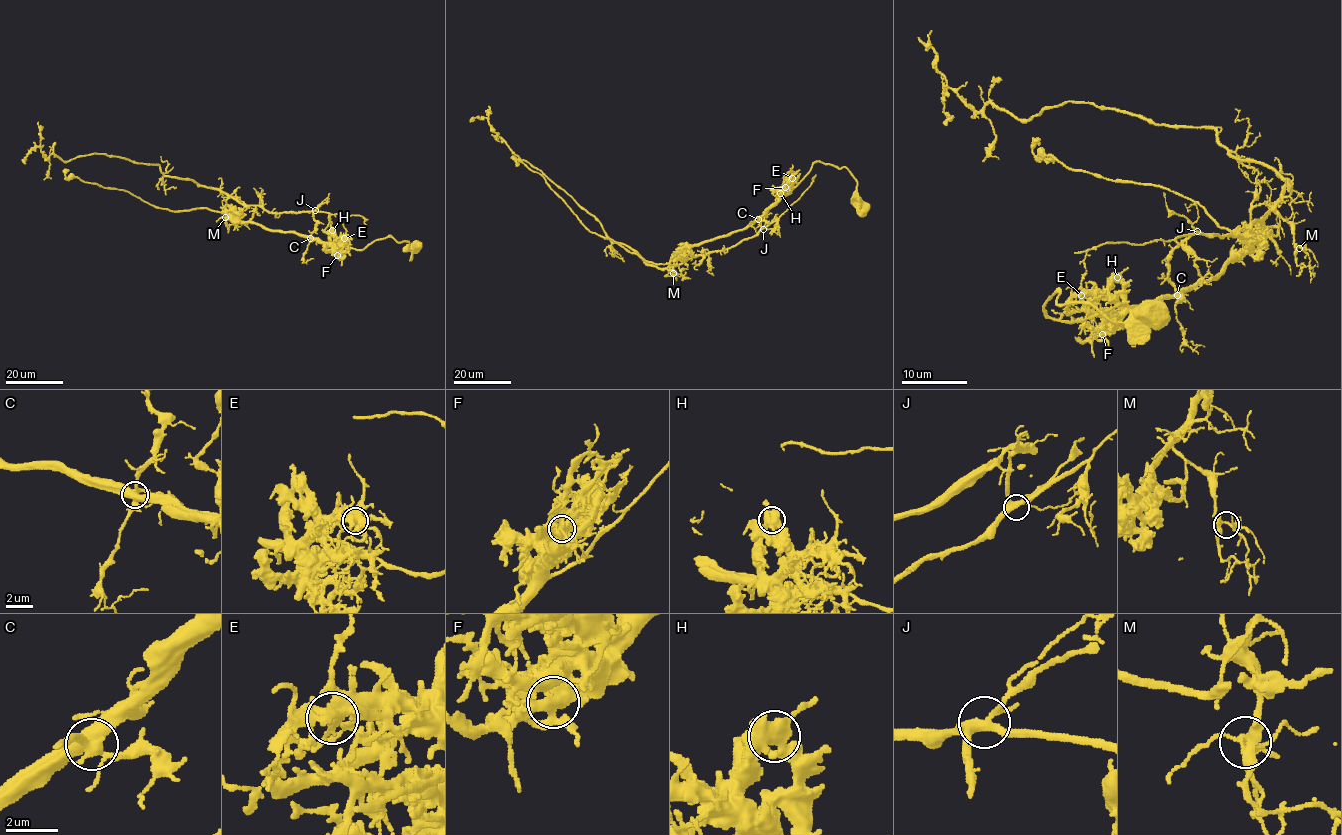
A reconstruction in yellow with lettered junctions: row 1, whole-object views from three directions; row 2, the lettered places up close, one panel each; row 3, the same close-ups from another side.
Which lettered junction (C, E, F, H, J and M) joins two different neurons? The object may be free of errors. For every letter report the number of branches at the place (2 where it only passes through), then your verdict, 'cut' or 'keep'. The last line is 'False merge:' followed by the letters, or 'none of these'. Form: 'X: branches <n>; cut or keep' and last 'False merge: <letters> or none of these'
C: branches 8; cut
E: branches 5; keep
F: branches 6; keep
H: branches 5; keep
J: branches 5; keep
M: branches 6; keep
False merge: C

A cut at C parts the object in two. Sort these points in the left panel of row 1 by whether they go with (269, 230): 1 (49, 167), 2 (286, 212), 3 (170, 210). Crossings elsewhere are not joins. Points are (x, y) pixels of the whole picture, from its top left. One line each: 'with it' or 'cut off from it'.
1: cut off from it
2: cut off from it
3: with it

